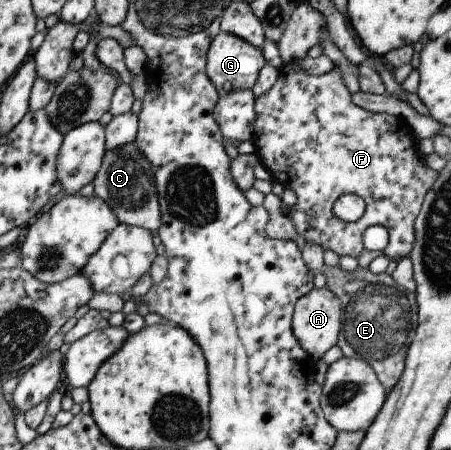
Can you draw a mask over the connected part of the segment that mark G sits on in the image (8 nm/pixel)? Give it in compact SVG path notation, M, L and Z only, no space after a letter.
M224 32L215 36L206 54L207 76L220 96L234 90L251 89L265 65L266 60L260 48L254 47L241 37Z

